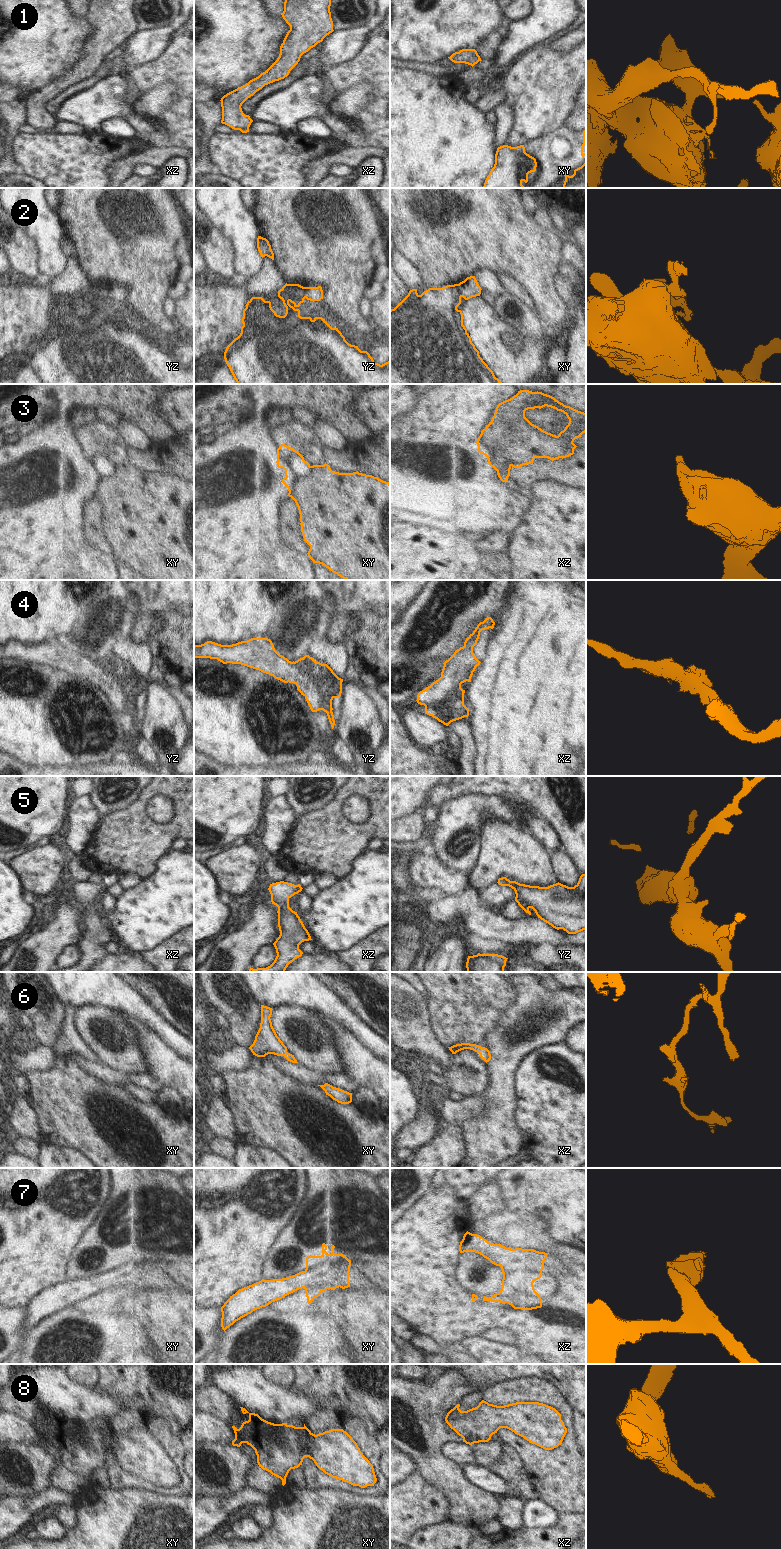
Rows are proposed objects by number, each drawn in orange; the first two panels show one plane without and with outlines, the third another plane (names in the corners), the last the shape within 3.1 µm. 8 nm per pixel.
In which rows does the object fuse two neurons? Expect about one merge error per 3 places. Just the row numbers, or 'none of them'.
2, 3

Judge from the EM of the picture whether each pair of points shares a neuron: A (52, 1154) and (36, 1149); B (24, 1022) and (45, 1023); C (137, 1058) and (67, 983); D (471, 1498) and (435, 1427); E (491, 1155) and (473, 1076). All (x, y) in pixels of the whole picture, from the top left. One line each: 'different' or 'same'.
A: different
B: different
C: different
D: same
E: different

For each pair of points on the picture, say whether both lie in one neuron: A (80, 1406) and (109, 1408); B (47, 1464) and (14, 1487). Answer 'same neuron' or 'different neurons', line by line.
A: same neuron
B: same neuron

